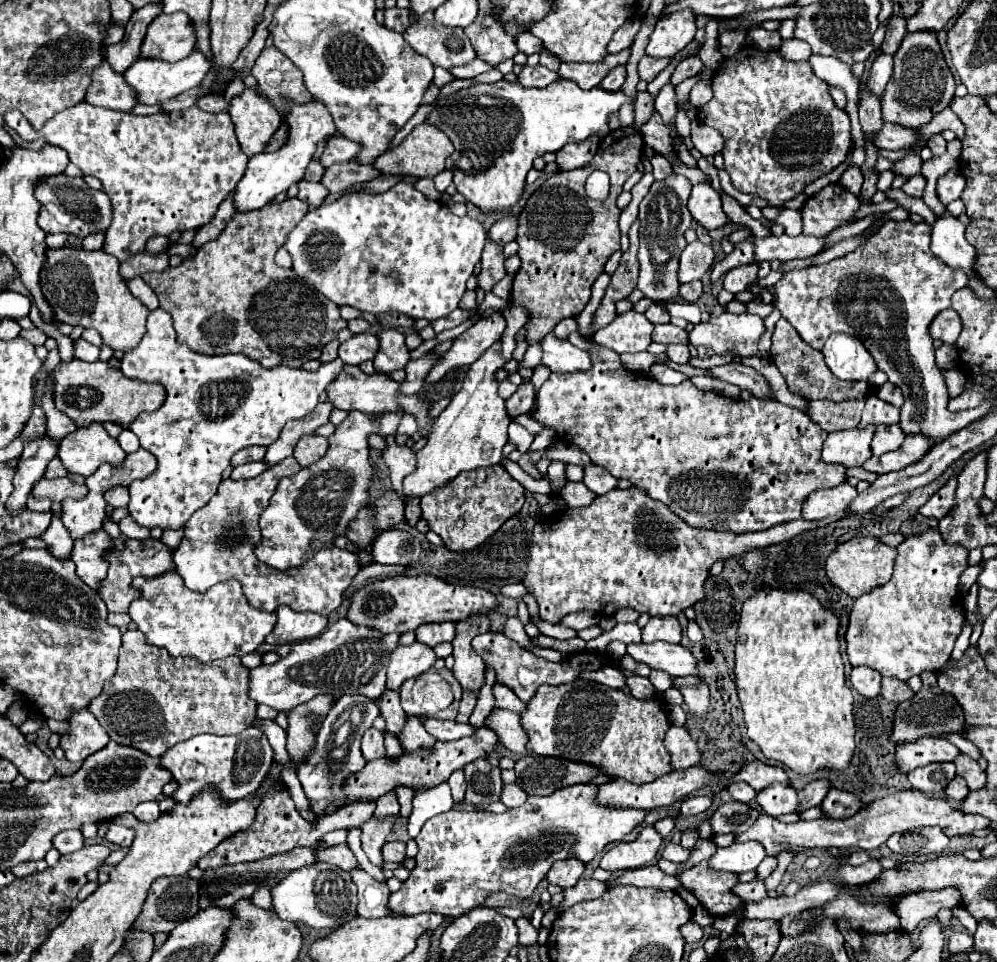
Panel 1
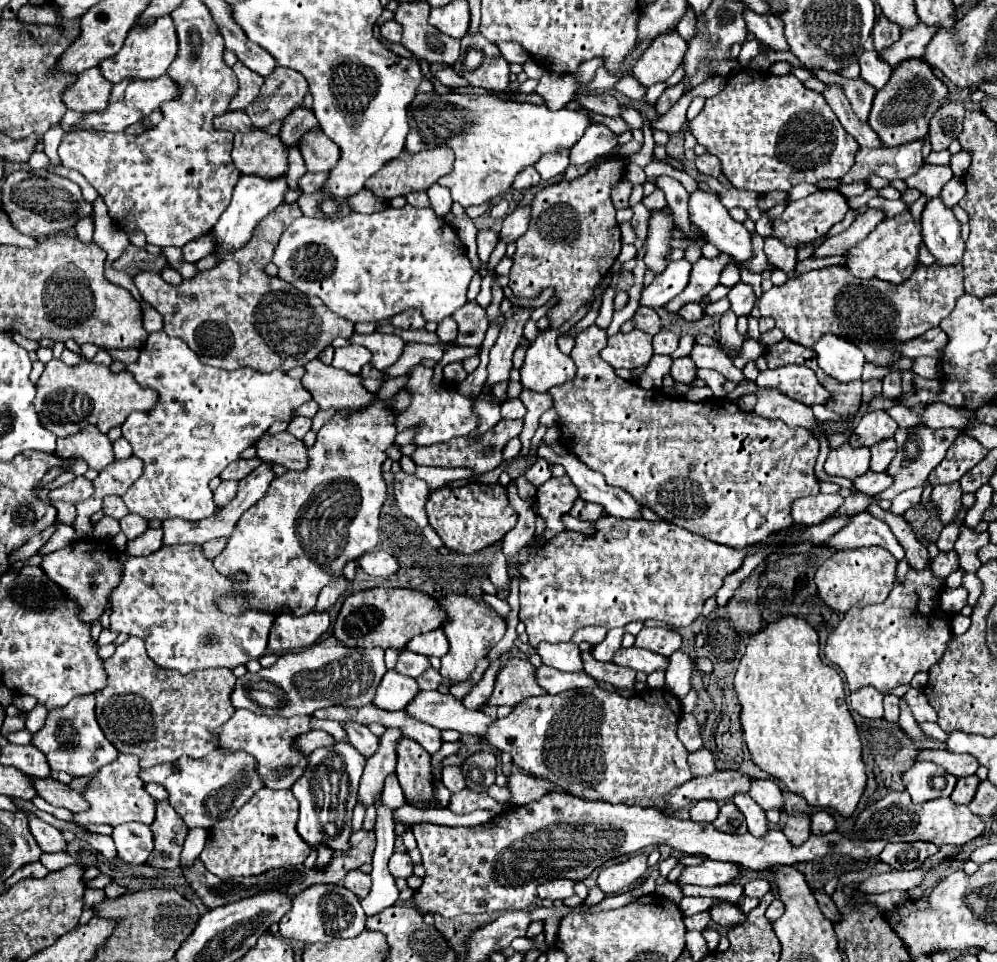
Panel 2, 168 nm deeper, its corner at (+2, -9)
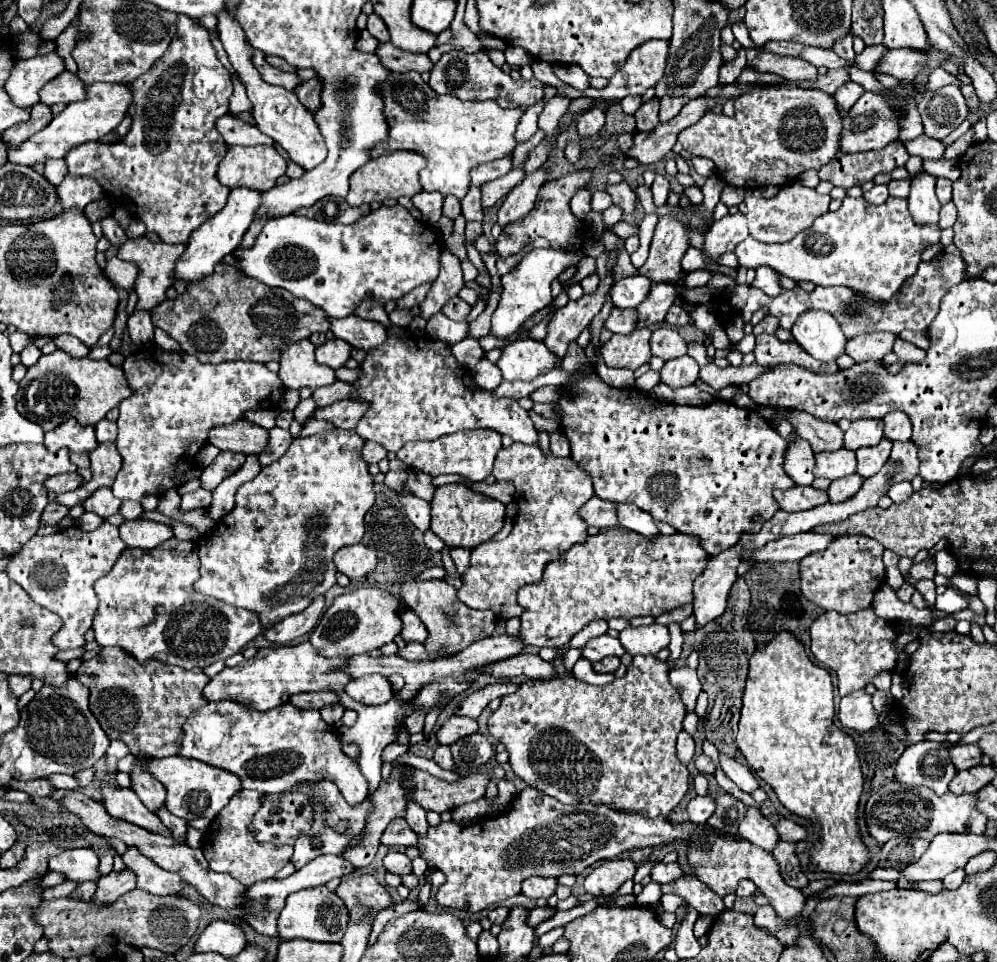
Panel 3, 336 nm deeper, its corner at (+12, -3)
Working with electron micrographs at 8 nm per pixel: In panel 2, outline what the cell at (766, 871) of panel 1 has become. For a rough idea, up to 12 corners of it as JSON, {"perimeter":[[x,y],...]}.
{"perimeter":[[752,879],[744,885],[746,897],[762,899],[770,891],[766,879]]}

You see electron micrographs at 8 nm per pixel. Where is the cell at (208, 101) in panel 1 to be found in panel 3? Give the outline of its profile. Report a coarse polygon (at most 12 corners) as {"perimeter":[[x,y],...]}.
{"perimeter":[[226,113],[216,129],[228,145],[272,145],[254,125]]}

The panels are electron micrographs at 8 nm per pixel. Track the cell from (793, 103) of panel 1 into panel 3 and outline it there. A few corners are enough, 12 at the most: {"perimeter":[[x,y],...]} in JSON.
{"perimeter":[[752,85],[678,135],[734,187],[792,183],[840,151],[836,101]]}

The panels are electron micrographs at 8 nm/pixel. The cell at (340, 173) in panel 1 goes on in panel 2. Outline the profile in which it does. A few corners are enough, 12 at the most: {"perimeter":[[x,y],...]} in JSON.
{"perimeter":[[304,173],[298,181],[302,193],[322,189],[328,173]]}

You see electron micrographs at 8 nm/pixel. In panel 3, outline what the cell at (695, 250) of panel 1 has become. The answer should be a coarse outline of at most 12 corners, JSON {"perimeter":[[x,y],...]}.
{"perimeter":[[626,277],[612,287],[614,307],[638,307],[654,281]]}

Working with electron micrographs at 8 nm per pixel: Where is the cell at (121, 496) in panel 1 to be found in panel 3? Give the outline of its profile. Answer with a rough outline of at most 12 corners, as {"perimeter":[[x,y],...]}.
{"perimeter":[[108,487],[98,489],[84,501],[86,511],[102,519],[118,513],[120,499]]}

